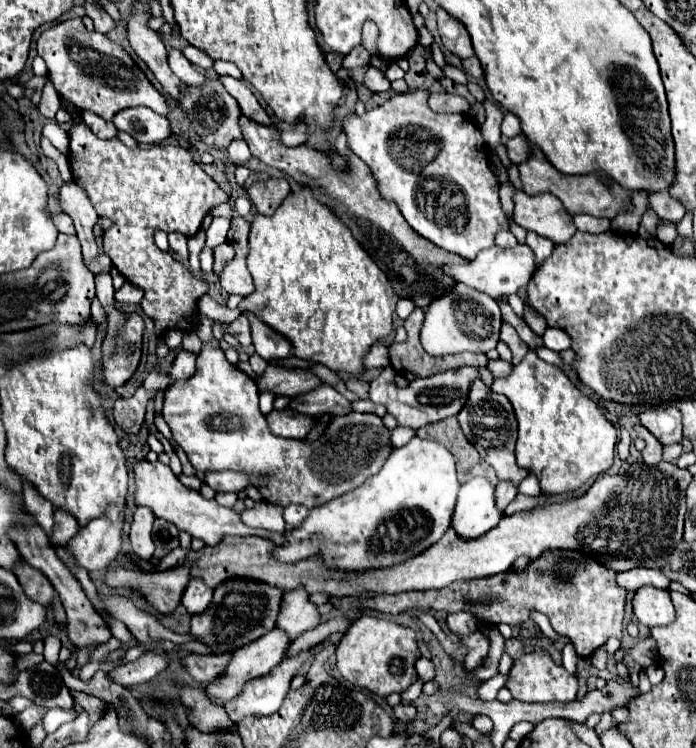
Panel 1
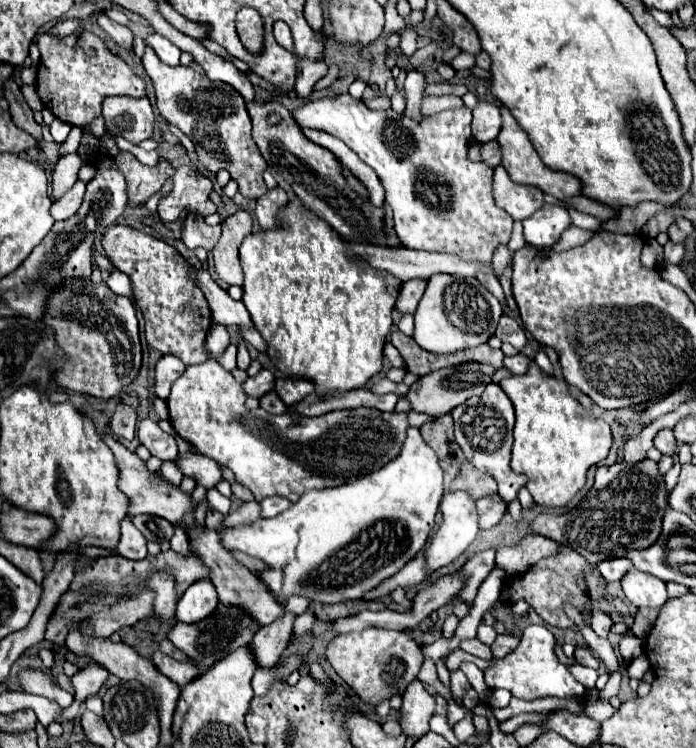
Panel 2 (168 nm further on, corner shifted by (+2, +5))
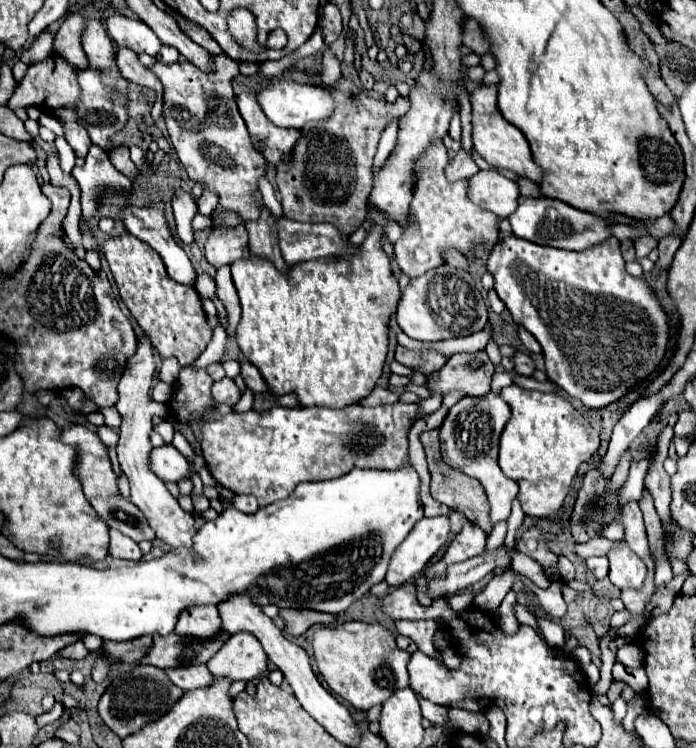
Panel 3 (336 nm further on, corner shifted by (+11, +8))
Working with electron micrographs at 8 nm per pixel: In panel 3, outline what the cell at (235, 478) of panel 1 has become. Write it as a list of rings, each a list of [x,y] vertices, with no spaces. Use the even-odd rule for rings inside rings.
[[[164,444],[150,452],[150,470],[162,482],[178,482],[188,474],[190,462],[172,444]]]

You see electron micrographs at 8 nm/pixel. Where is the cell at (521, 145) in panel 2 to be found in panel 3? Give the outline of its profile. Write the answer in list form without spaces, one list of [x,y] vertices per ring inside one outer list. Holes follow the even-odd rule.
[[[494,84],[490,86],[478,86],[472,94],[470,94],[470,104],[472,104],[472,142],[474,142],[474,150],[492,166],[498,168],[506,168],[518,176],[530,178],[532,182],[540,182],[542,178],[542,170],[538,170],[538,166],[532,160],[530,154],[530,146],[524,138],[524,134],[510,124],[498,110],[498,102],[496,102],[496,94],[498,88]]]

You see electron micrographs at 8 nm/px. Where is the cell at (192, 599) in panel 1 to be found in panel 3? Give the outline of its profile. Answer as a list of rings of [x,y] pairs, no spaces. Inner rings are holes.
[[[192,606],[184,610],[176,624],[176,634],[198,640],[212,640],[220,636],[222,622],[216,606]]]

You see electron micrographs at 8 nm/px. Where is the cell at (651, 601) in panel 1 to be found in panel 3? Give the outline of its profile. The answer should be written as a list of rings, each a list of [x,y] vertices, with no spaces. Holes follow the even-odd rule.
[[[626,542],[616,544],[608,554],[610,560],[610,582],[624,590],[624,588],[640,588],[646,578],[644,562],[628,548]]]

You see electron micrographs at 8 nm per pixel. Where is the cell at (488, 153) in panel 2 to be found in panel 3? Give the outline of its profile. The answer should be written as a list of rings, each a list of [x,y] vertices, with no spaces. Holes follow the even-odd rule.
[[[458,150],[456,156],[446,166],[446,178],[448,180],[462,180],[462,178],[468,178],[476,172],[478,172],[476,162],[464,150]]]

